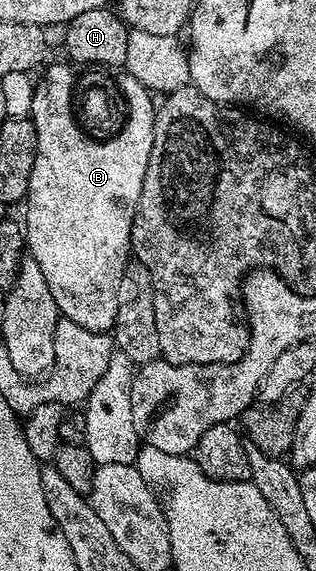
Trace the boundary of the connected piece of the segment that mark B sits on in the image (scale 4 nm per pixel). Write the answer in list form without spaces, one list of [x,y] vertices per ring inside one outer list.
[[[66,60],[52,62],[41,71],[42,79],[37,79],[28,111],[36,128],[36,164],[24,199],[26,250],[29,257],[40,264],[40,272],[44,272],[44,280],[48,280],[48,292],[52,292],[52,300],[56,300],[56,308],[65,321],[80,324],[80,328],[110,332],[116,320],[116,292],[120,292],[120,276],[127,262],[66,262],[66,198],[70,198],[70,230],[106,230],[106,234],[110,234],[110,230],[122,230],[122,226],[126,226],[126,231],[132,232],[144,172],[148,172],[148,156],[152,156],[156,102],[136,76],[122,72],[122,90],[126,90],[126,98],[130,98],[130,126],[126,126],[122,138],[114,138],[114,142],[106,142],[106,146],[94,146],[94,142],[86,142],[86,138],[74,130],[74,122],[70,122],[70,78],[76,73],[75,67]]]

